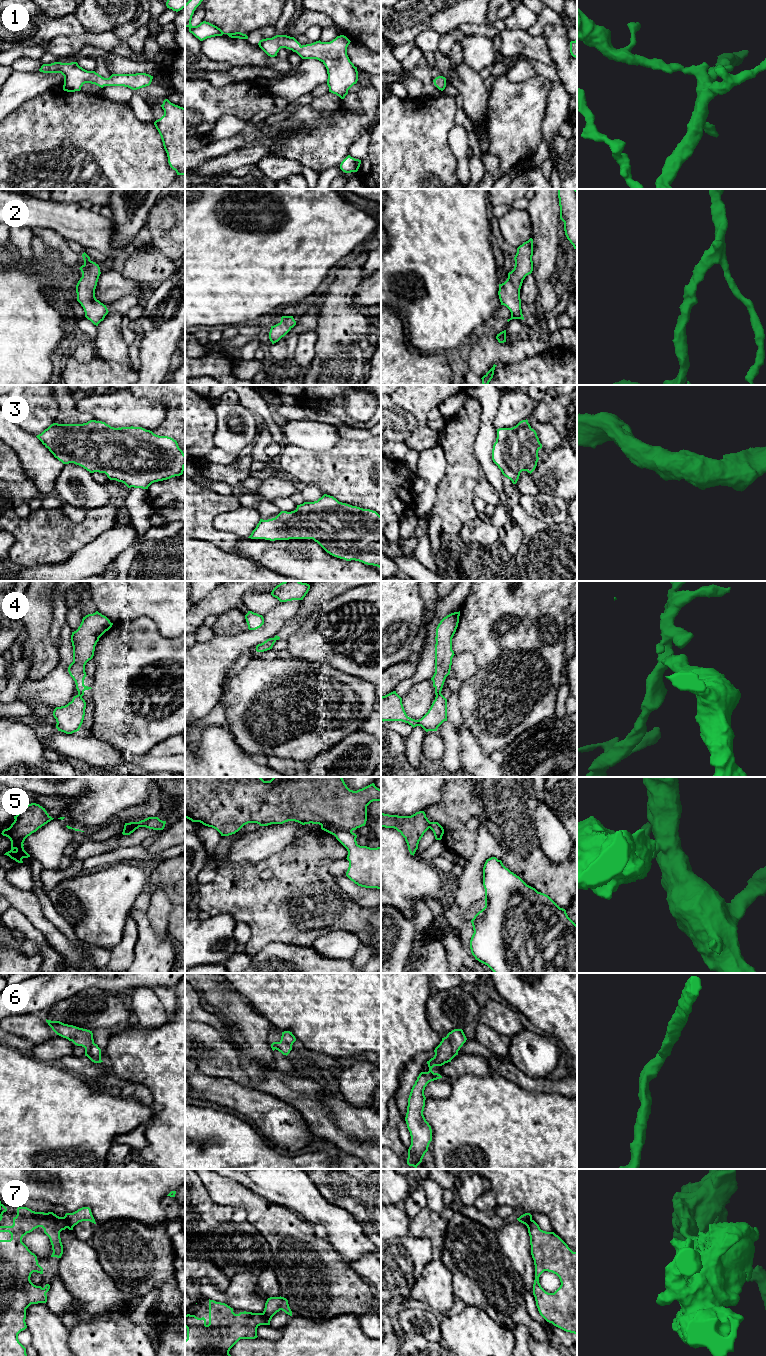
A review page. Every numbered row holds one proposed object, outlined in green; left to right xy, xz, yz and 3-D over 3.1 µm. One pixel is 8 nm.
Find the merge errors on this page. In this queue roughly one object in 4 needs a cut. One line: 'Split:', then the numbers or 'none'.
Split: 4, 5, 7

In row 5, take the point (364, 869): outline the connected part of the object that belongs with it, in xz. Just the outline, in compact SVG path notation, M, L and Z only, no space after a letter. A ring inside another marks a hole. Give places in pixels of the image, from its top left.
M322 825L321 829L334 835L347 849L349 867L346 876L358 886L381 889L381 846L360 846L355 833L332 825Z

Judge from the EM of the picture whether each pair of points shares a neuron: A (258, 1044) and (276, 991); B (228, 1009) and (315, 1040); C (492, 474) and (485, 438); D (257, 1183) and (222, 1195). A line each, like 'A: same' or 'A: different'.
A: different
B: different
C: same
D: different

